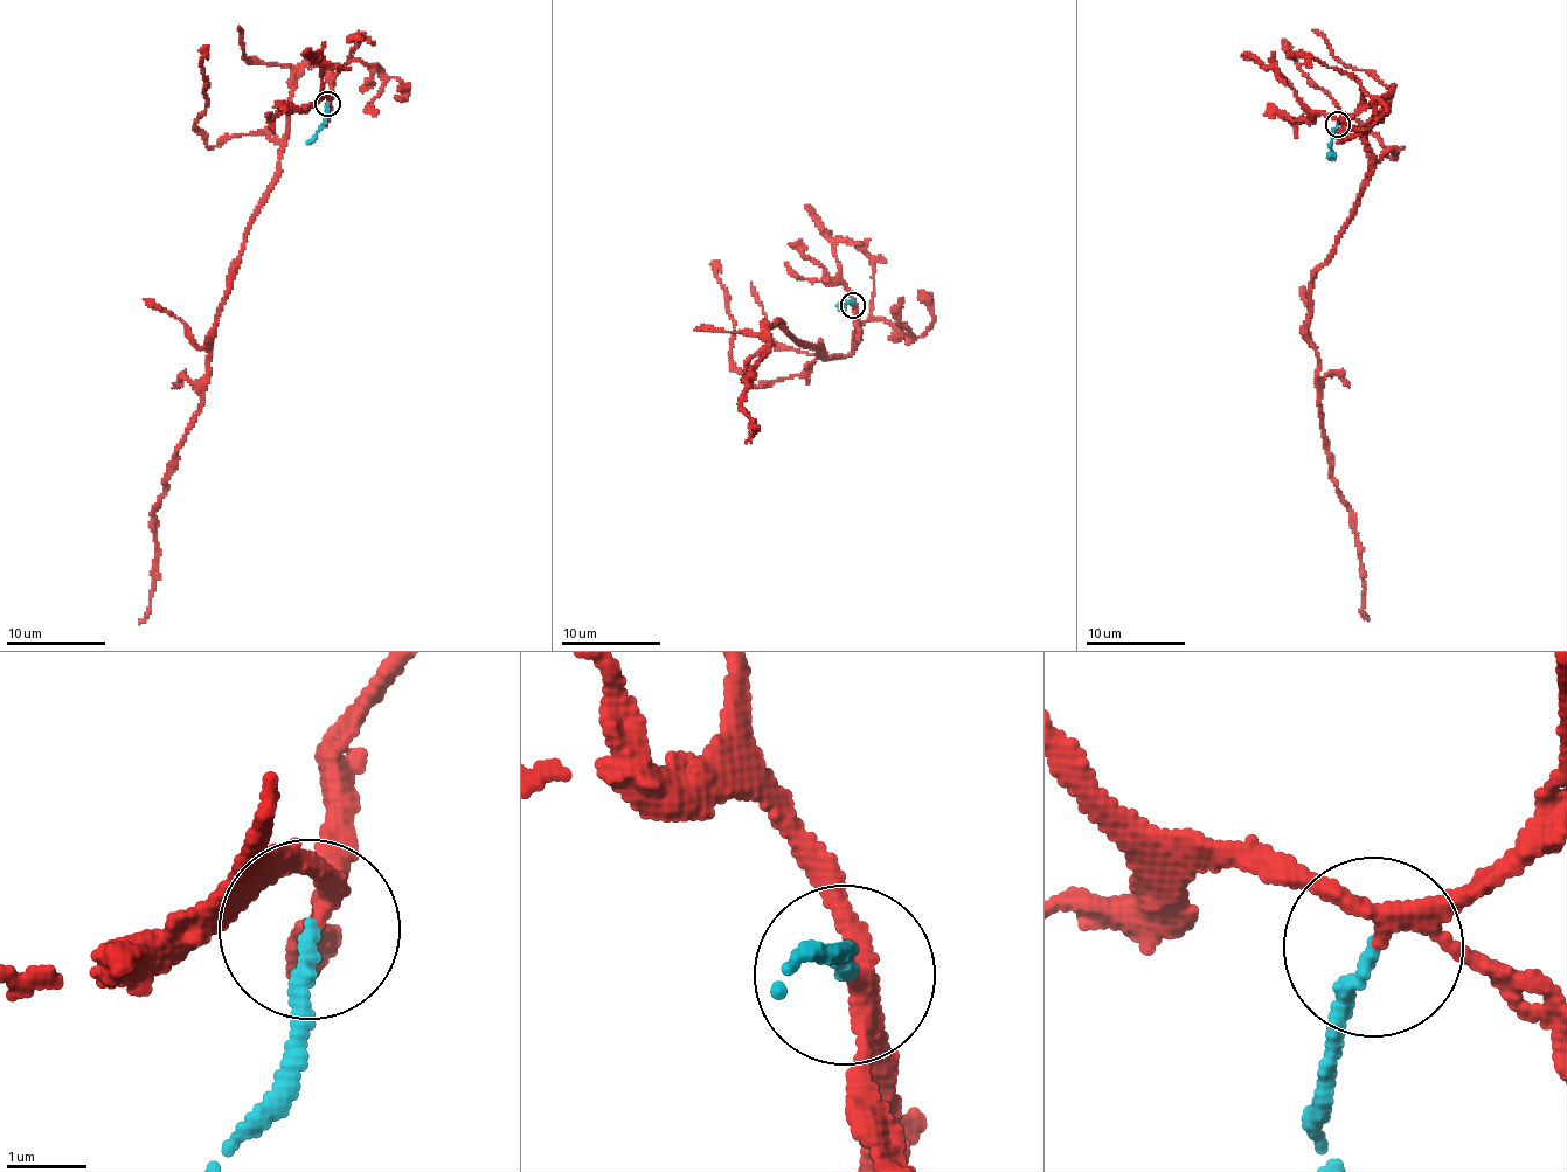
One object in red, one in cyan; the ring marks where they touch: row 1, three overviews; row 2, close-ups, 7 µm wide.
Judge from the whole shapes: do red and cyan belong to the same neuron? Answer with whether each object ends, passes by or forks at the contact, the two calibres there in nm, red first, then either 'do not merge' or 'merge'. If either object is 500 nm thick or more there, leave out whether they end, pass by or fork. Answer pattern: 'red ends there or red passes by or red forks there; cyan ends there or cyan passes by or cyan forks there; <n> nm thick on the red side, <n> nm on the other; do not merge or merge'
red forks there; cyan ends there; 190 nm thick on the red side, 170 nm on the other; merge

